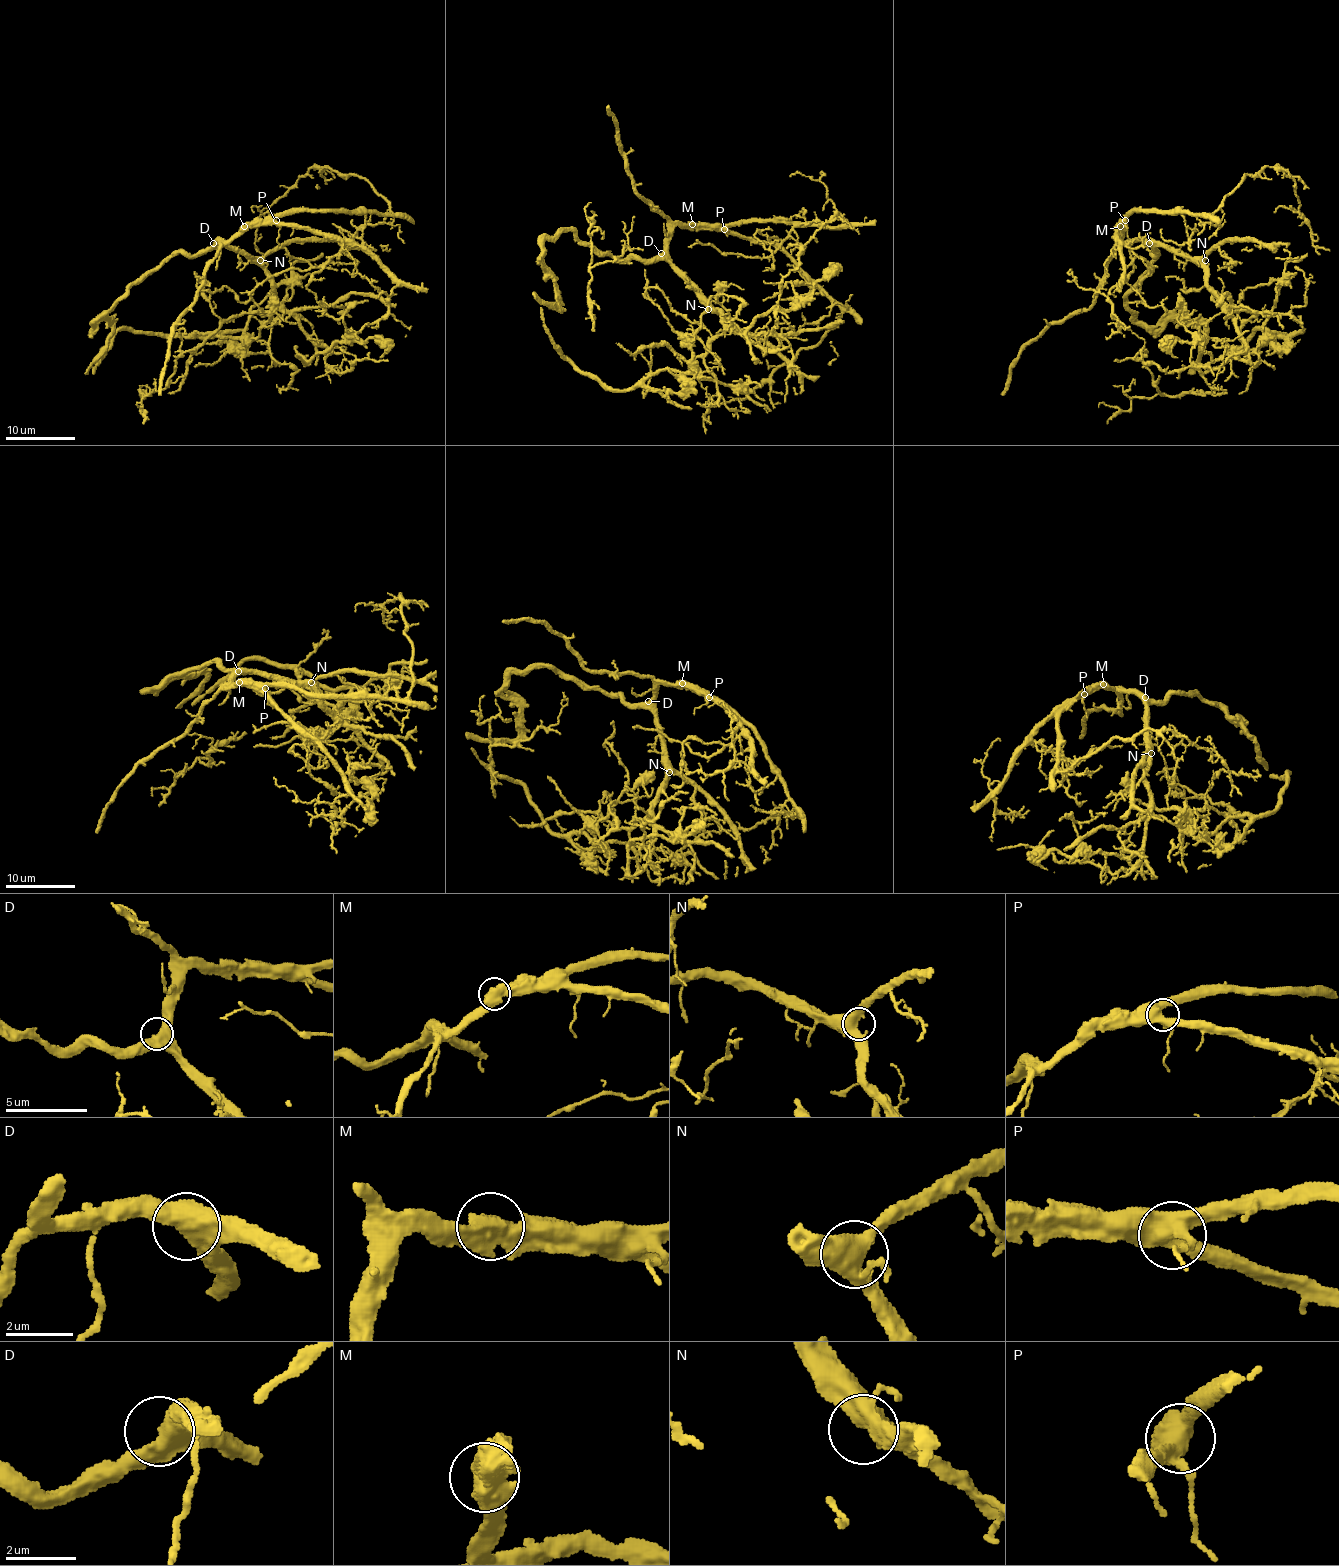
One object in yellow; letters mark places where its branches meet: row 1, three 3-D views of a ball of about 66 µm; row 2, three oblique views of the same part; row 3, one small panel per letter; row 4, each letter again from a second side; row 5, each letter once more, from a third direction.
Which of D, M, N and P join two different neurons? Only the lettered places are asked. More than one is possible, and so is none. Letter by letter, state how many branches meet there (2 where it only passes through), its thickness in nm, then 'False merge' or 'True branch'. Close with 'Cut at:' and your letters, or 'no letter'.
D: Branches: 3. Thickness 550 nm. True branch
M: Branches: 2. Thickness 700 nm. True branch
N: Branches: 5. Thickness 460 nm. True branch
P: Branches: 4. Thickness 550 nm. True branch
Cut at: no letter

